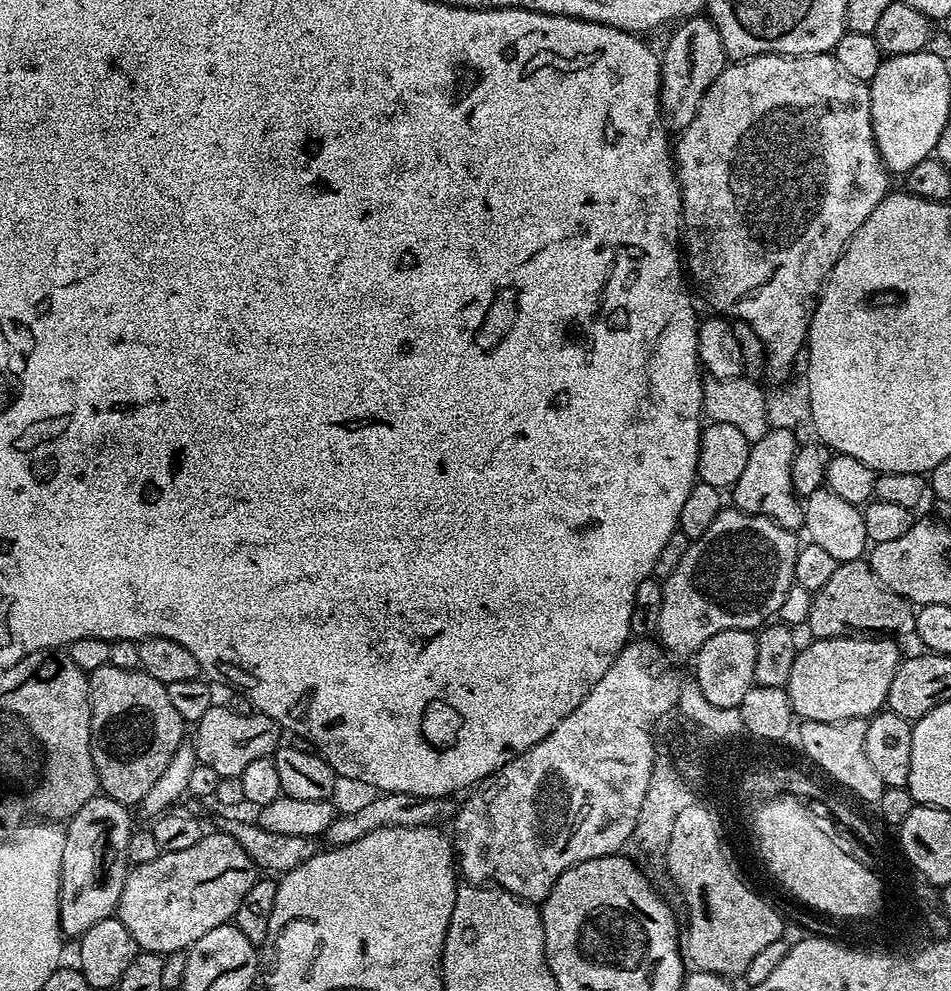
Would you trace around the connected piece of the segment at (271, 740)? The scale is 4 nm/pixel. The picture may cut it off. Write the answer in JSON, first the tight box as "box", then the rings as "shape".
{"box":[194,706,282,777],"shape":[[[214,706],[206,710],[206,714],[202,714],[200,720],[195,721],[194,728],[196,728],[194,747],[197,761],[218,770],[221,777],[243,777],[244,771],[251,764],[256,764],[267,756],[269,759],[282,744],[280,725],[274,723],[269,716],[257,711],[247,715],[237,715],[225,706]]]}

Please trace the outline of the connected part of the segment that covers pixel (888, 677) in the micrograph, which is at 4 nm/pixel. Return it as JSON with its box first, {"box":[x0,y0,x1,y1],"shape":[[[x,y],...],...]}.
{"box":[786,634,902,722],"shape":[[[849,634],[846,636],[825,635],[825,640],[816,640],[797,651],[793,669],[786,685],[792,711],[804,720],[818,722],[838,722],[839,720],[862,720],[871,718],[887,705],[890,684],[896,668],[902,661],[900,648],[892,638],[880,634]]]}

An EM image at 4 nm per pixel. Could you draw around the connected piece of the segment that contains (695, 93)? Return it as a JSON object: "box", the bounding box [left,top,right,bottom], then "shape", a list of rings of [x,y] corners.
{"box":[660,15,726,134],"shape":[[[707,15],[689,16],[675,28],[676,33],[669,38],[664,52],[662,48],[660,56],[660,111],[664,114],[665,125],[679,134],[694,122],[694,114],[698,114],[706,90],[726,67],[726,57],[722,38]]]}

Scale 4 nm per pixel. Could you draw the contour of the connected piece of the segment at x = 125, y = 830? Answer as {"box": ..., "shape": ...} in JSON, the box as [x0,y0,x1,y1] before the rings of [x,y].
{"box":[60,794,134,937],"shape":[[[97,794],[67,821],[60,875],[60,930],[65,937],[84,936],[94,922],[102,922],[115,913],[130,871],[128,847],[134,825],[128,812],[131,811],[125,805]]]}

